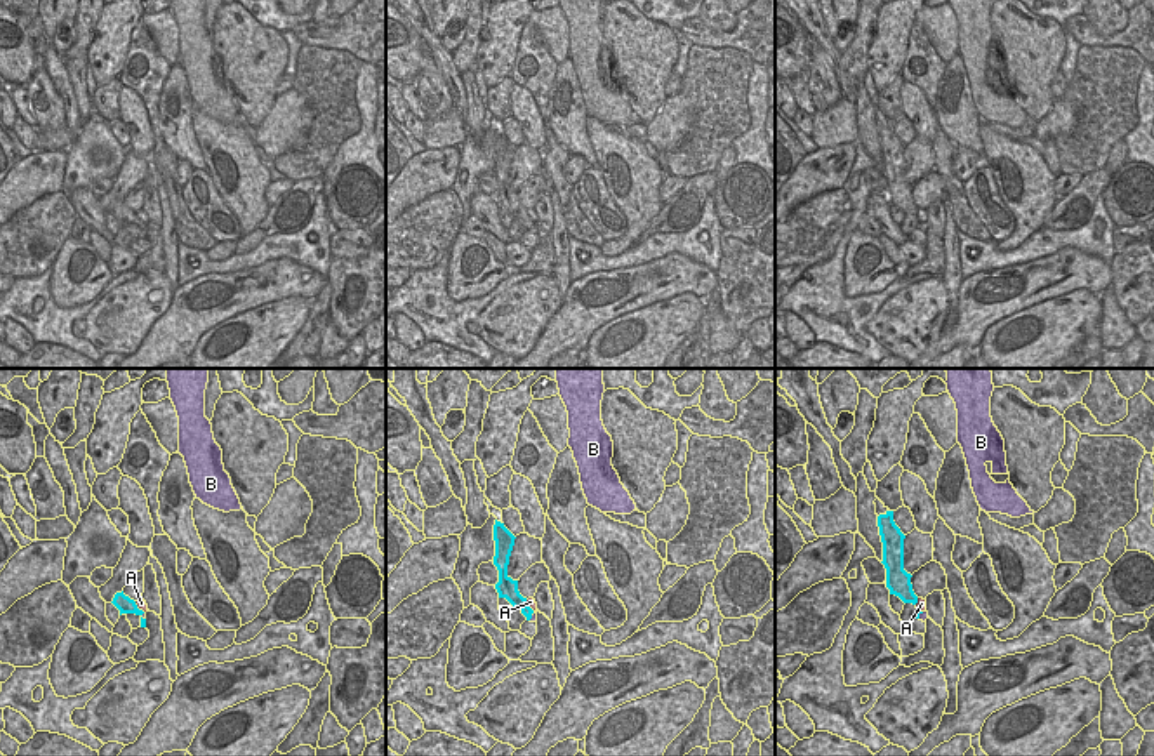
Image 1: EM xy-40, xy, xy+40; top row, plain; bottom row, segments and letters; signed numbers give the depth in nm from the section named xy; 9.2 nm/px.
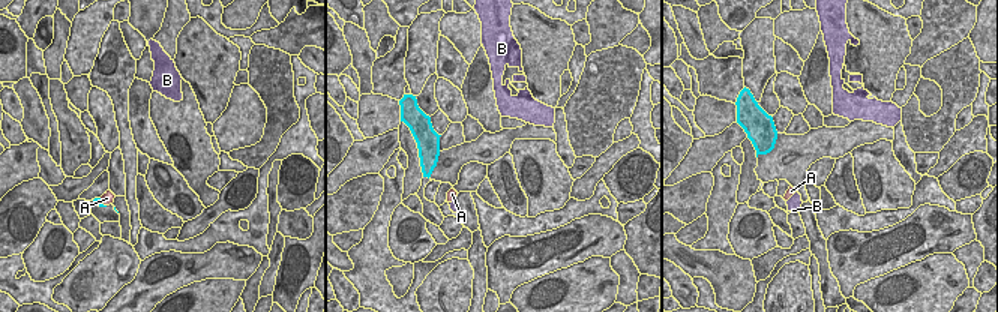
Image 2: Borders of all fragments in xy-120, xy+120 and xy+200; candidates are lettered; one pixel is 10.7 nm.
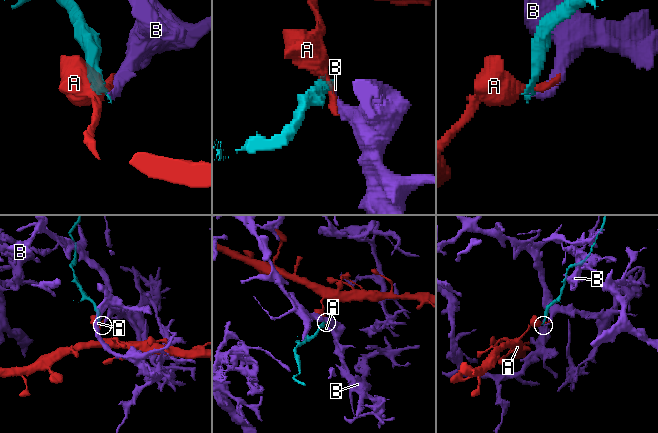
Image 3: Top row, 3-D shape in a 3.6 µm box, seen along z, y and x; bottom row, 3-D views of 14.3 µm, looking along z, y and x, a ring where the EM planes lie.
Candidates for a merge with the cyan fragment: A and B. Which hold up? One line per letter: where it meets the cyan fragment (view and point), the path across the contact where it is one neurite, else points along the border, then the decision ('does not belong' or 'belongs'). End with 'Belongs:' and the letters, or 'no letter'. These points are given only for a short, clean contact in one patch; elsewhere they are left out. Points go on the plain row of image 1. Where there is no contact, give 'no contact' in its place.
A: xy-40 (138, 219) | along xy-40 (134, 212), (145, 223) | does not belong
B: xy+40 (918, 226) | along xy+40 (923, 223), (918, 228) | does not belong
Belongs: no letter

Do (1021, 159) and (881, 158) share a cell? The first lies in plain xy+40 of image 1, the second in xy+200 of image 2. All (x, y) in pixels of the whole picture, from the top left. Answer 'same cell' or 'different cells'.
same cell

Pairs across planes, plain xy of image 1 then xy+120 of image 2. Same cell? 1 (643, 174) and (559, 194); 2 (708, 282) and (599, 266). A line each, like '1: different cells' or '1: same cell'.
1: same cell
2: different cells

